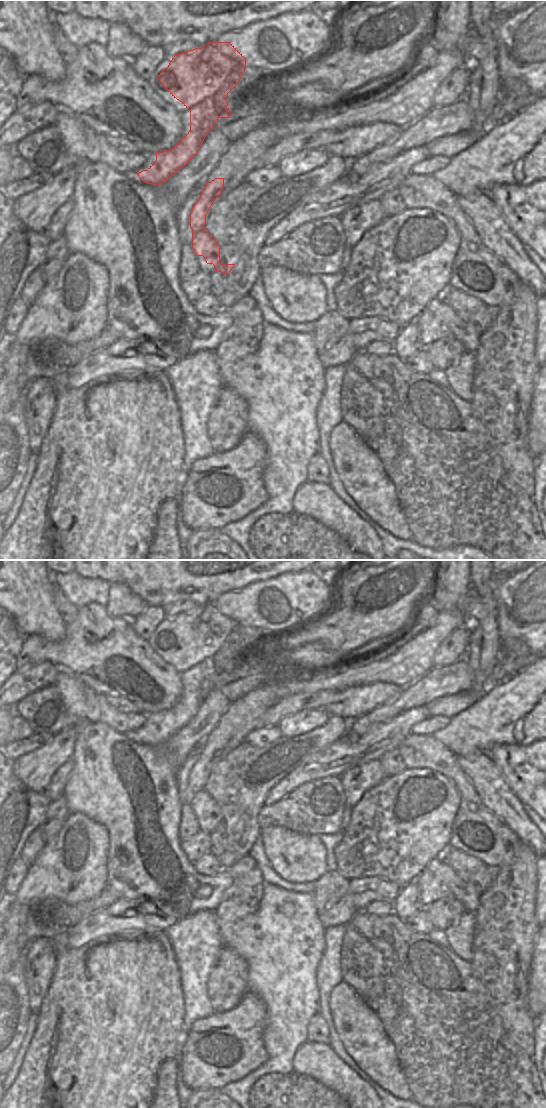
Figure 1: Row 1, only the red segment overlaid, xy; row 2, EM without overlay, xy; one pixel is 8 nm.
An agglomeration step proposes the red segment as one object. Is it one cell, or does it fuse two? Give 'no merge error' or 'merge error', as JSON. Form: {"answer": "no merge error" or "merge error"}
{"answer": "merge error"}

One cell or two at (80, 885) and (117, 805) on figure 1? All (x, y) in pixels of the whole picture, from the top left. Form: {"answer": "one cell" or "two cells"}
{"answer": "two cells"}

